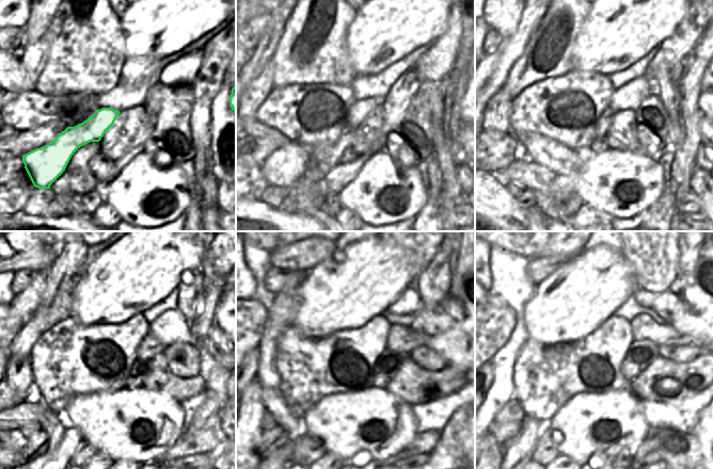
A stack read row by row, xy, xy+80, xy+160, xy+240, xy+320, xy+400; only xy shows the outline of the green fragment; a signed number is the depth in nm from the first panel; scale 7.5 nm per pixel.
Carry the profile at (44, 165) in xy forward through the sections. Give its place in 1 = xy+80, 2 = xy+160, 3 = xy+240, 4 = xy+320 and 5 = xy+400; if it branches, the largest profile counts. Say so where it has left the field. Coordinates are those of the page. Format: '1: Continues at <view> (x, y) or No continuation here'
1: Continues at xy+80 (282, 168)
2: Continues at xy+160 (630, 96)
3: Continues at xy+240 (170, 327)
4: Continues at xy+320 (453, 345)
5: Continues at xy+400 (692, 289)

